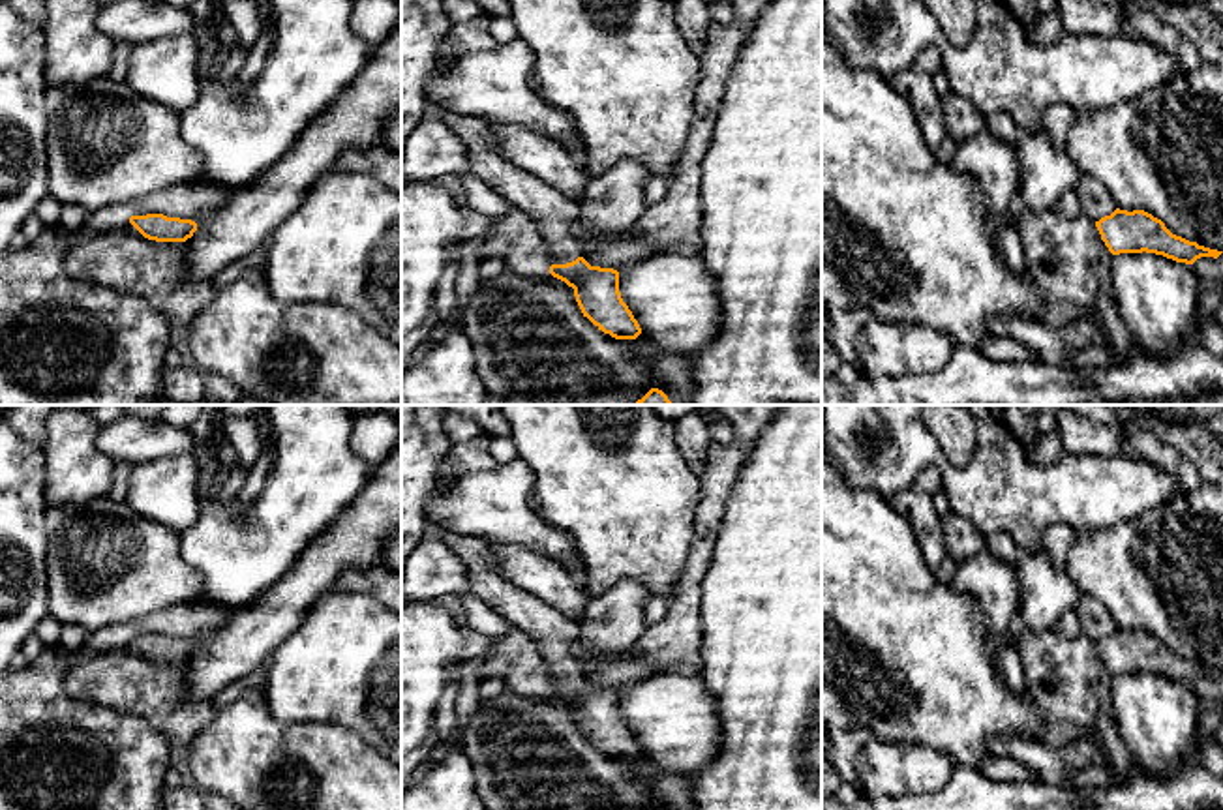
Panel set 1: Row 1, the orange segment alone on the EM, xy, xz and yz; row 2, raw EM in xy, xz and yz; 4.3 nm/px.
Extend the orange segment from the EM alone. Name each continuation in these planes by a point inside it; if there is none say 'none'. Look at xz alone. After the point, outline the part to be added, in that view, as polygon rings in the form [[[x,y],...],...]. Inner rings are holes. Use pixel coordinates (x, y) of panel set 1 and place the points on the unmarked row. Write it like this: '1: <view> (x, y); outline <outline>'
1: xz (552, 632); outline [[[441,527],[430,529],[430,534],[461,559],[467,572],[467,592],[480,598],[535,641],[548,664],[550,686],[581,677],[581,664],[570,654],[570,645],[580,639],[581,624],[510,583],[495,568],[484,538],[456,534]]]

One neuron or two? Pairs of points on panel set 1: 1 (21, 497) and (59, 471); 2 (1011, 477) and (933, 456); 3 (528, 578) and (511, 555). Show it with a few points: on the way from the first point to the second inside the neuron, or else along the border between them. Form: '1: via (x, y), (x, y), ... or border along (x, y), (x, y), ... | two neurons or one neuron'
1: border along (40, 449), (44, 456), (45, 505) | two neurons
2: via (993, 477), (955, 477), (951, 473) | one neuron
3: via (526, 572), (514, 561) | one neuron

